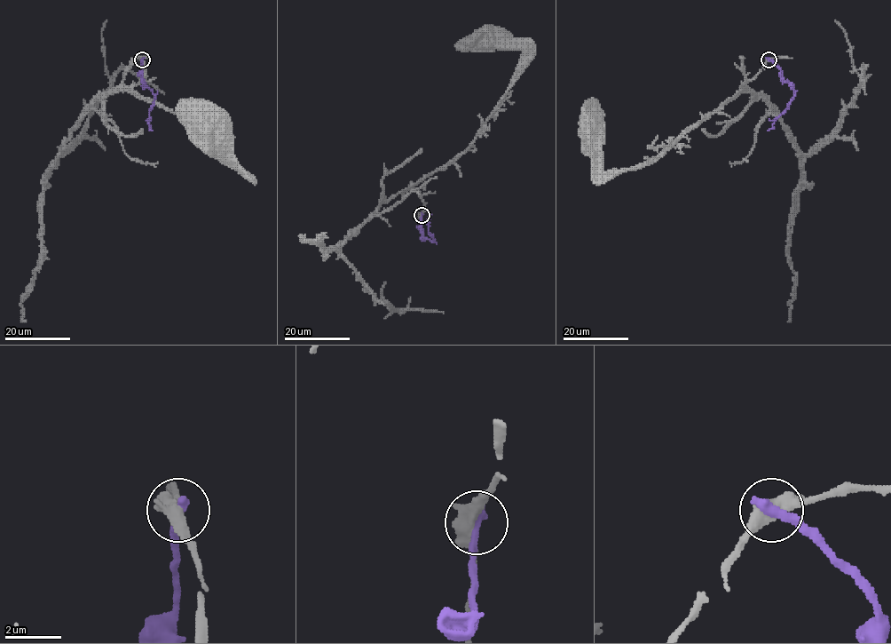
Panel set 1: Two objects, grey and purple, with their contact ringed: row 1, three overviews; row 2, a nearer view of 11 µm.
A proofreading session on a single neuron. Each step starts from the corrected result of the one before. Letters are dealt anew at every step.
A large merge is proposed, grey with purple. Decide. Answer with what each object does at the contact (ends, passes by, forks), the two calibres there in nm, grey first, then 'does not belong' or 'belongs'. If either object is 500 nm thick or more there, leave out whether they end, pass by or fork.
calibres 550 and 400 nm; does not belong

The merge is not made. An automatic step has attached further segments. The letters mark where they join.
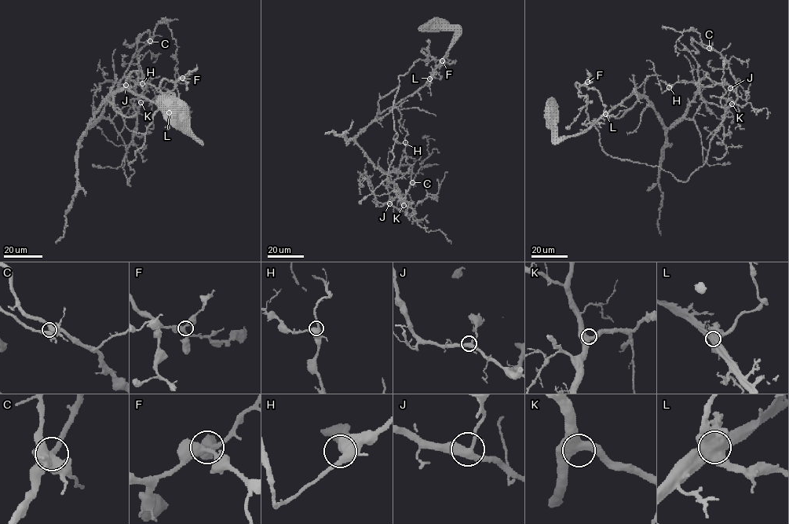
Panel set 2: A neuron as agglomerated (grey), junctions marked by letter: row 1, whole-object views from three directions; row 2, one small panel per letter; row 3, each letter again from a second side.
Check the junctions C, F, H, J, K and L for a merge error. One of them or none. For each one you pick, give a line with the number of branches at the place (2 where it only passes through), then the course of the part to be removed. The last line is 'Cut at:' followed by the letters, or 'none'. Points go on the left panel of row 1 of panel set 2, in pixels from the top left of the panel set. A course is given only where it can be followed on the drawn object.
L: 4 | (169, 112), (180, 103), (164, 79), (168, 98), (129, 164), (130, 186), (138, 51), (159, 22), (177, 49)
Cut at: L

